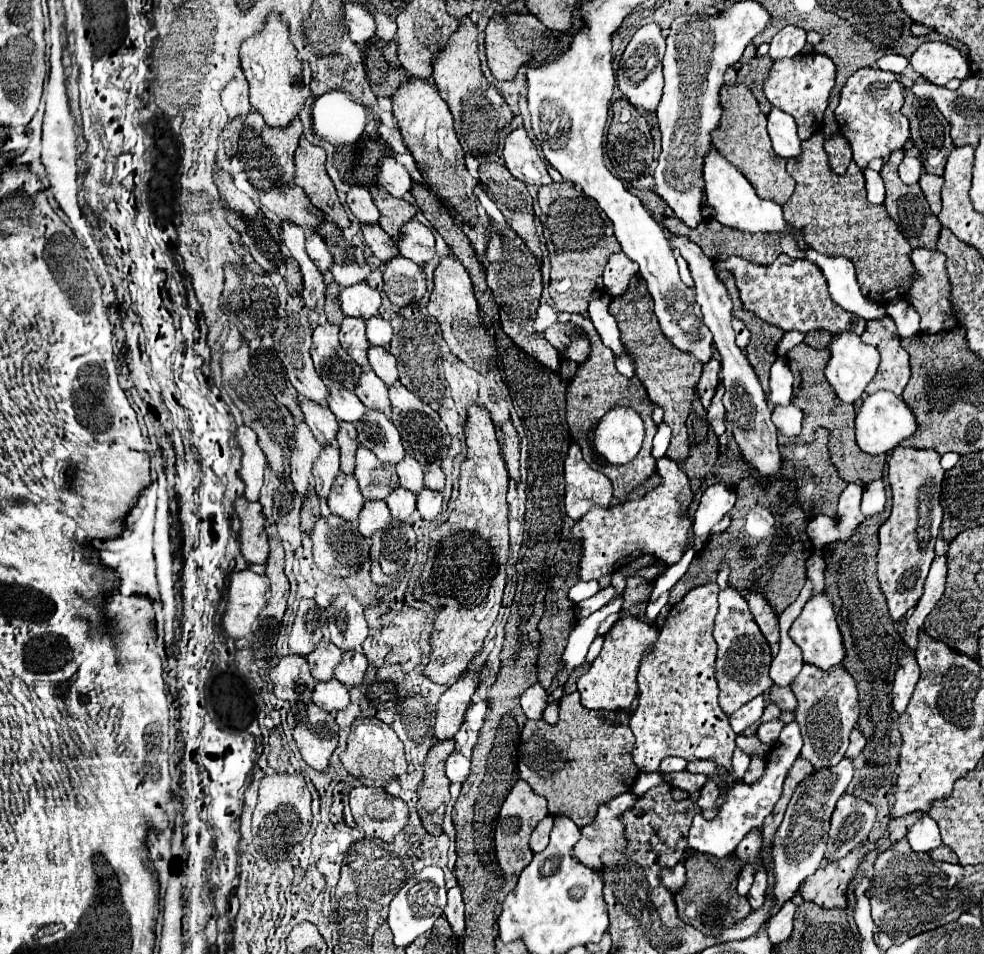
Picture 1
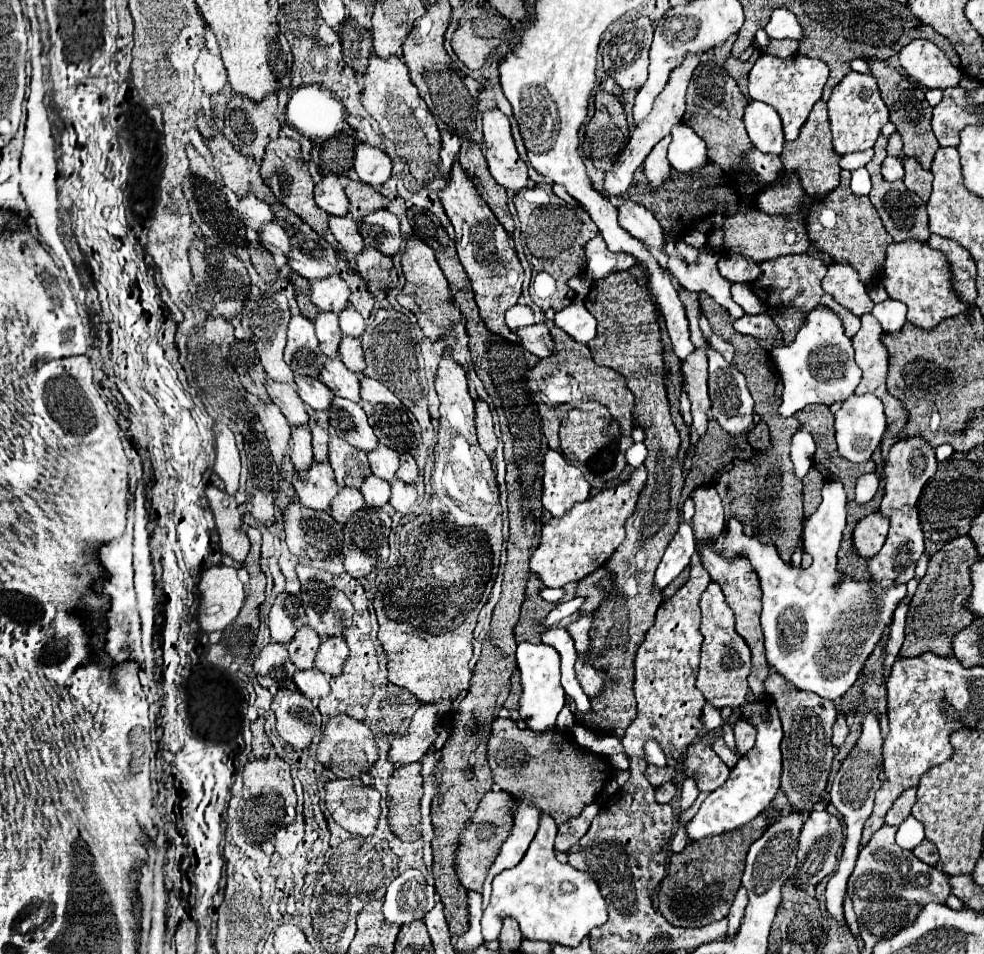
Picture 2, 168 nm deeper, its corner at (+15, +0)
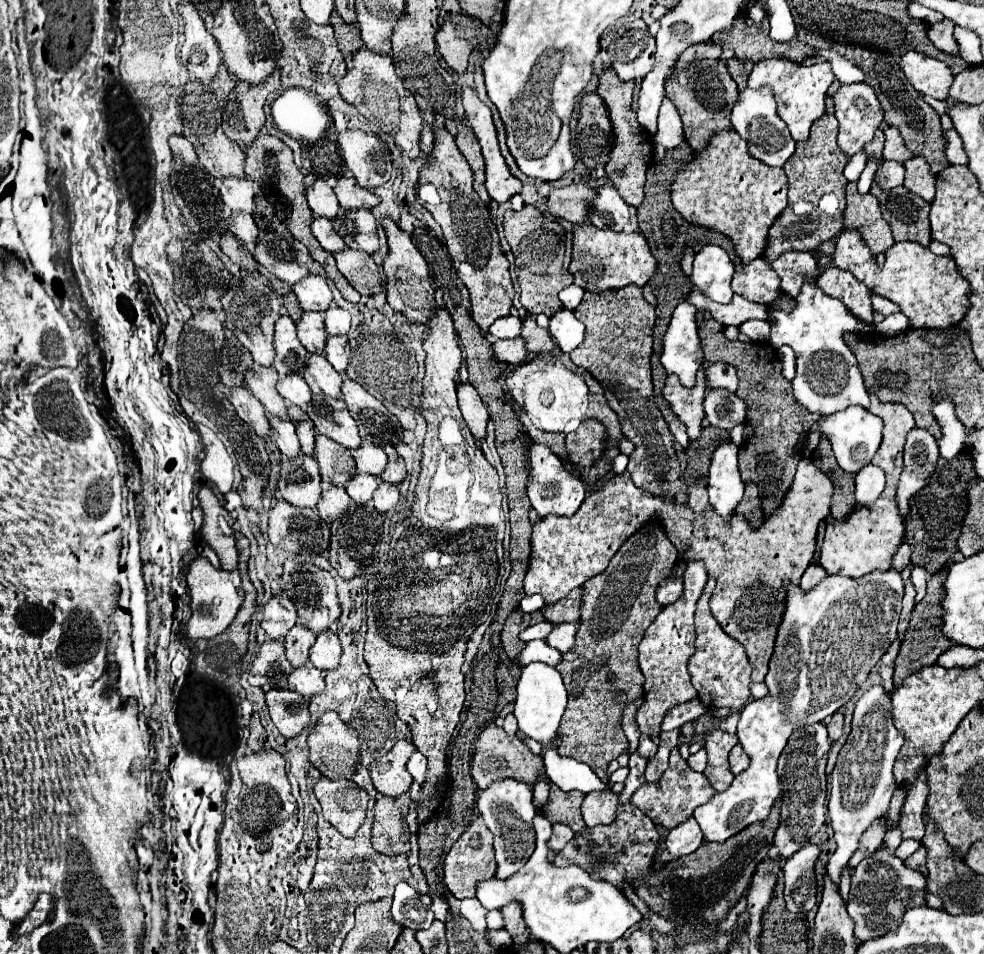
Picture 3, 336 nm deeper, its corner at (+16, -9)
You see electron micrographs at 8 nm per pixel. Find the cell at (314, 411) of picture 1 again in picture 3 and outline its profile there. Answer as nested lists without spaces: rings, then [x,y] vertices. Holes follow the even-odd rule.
[[[254,364],[250,370],[244,372],[244,386],[262,402],[262,406],[274,414],[286,418],[286,404],[284,398],[276,392],[278,372],[272,366]]]

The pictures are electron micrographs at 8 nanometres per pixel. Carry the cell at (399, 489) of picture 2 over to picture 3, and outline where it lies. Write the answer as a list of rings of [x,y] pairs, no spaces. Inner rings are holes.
[[[380,482],[376,492],[372,494],[372,502],[374,502],[374,508],[378,512],[388,512],[392,508],[396,508],[396,504],[400,502],[400,494],[398,494],[398,488],[394,484],[388,484],[388,482]]]

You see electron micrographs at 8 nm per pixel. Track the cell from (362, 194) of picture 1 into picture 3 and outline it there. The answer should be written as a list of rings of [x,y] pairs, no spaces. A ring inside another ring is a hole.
[[[318,178],[312,186],[306,188],[306,200],[314,216],[324,216],[332,220],[338,214],[340,206],[334,196],[334,190],[322,178]]]

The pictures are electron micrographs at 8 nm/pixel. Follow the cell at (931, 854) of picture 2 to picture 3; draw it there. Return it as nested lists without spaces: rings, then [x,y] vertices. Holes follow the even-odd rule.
[[[920,846],[912,856],[908,856],[908,858],[904,860],[904,864],[906,864],[908,868],[912,868],[912,870],[922,872],[924,876],[928,874],[928,870],[926,870],[926,852],[924,852],[924,848],[922,848],[922,846]]]

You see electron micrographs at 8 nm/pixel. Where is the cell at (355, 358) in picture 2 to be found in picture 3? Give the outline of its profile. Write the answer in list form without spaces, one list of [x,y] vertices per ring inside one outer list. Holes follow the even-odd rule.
[[[328,336],[324,352],[326,352],[328,362],[334,366],[334,370],[344,374],[344,370],[348,366],[348,358],[350,358],[348,338],[346,336]]]

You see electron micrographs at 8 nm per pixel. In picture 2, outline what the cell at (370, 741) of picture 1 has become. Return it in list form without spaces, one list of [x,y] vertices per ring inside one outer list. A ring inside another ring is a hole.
[[[337,715],[337,717],[331,717],[325,725],[323,737],[317,747],[317,759],[327,769],[331,769],[339,779],[351,779],[351,777],[361,777],[363,773],[375,767],[379,759],[379,747],[377,747],[375,735],[365,723],[351,719],[347,715]]]

